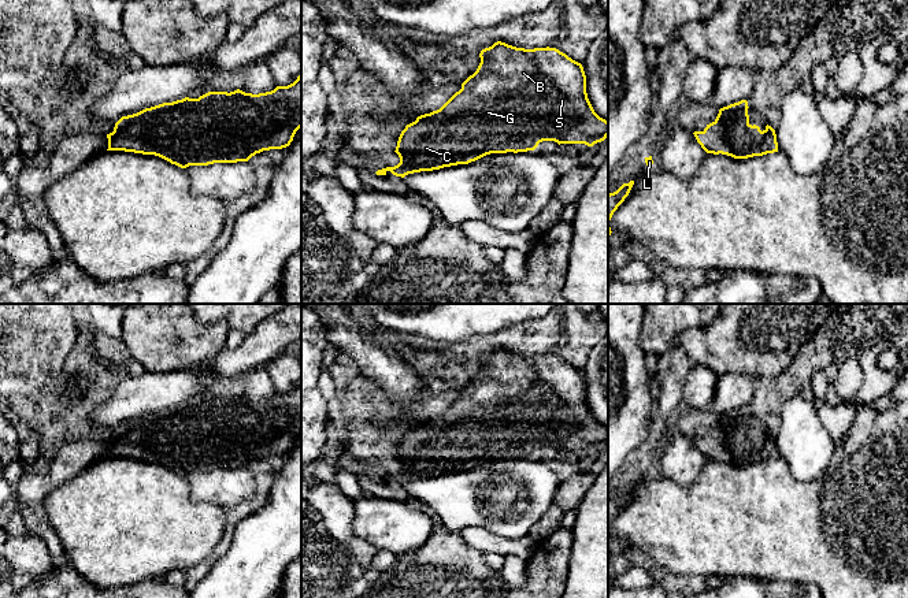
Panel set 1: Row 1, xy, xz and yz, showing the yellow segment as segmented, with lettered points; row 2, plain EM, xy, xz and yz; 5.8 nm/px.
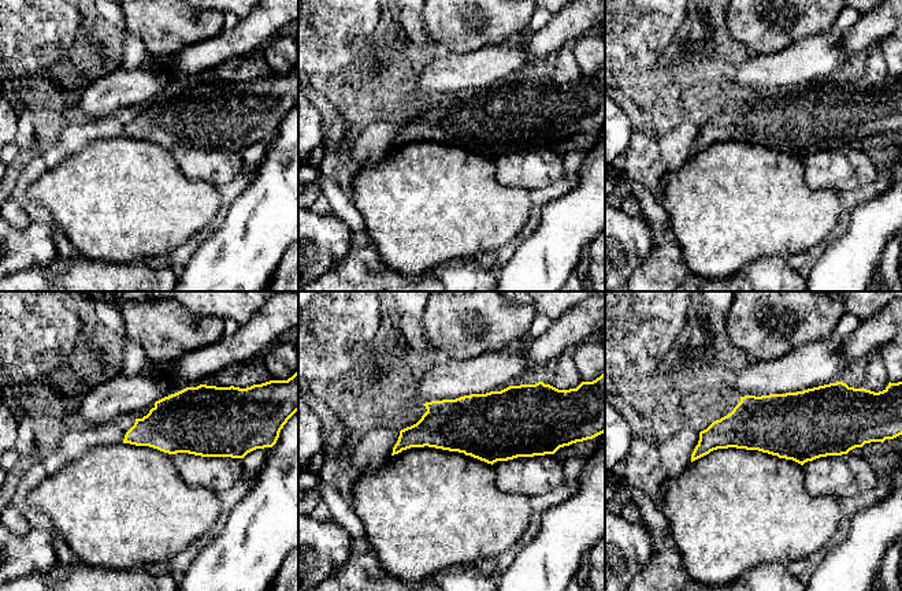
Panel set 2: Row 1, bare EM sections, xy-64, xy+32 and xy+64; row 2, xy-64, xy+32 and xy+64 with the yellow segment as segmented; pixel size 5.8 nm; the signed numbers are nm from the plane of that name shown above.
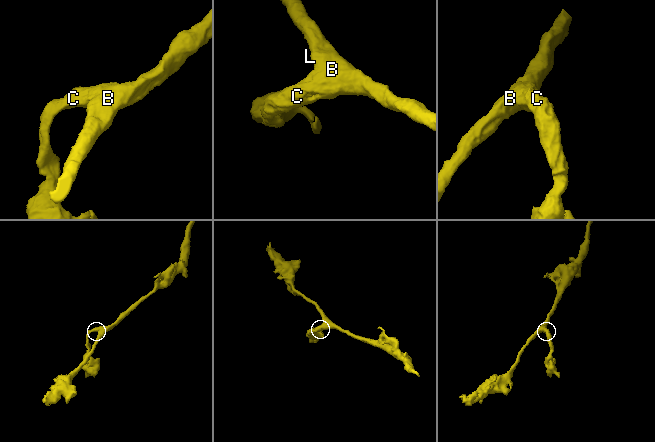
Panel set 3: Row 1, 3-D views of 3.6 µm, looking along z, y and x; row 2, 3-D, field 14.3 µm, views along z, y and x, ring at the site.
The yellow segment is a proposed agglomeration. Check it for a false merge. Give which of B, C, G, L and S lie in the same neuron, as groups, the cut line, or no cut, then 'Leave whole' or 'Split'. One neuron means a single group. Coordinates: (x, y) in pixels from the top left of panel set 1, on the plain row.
Groups: B C G L S. No split. Leave whole

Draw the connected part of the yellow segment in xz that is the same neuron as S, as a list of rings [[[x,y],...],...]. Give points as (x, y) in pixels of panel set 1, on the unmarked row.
[[[497,348],[482,356],[479,364],[481,369],[477,378],[440,416],[420,421],[405,432],[394,457],[400,469],[378,476],[377,482],[386,482],[390,478],[393,482],[404,484],[414,479],[468,471],[490,460],[534,457],[542,447],[593,453],[608,443],[608,428],[594,419],[588,405],[586,382],[582,371],[566,360],[549,353],[525,356]]]

